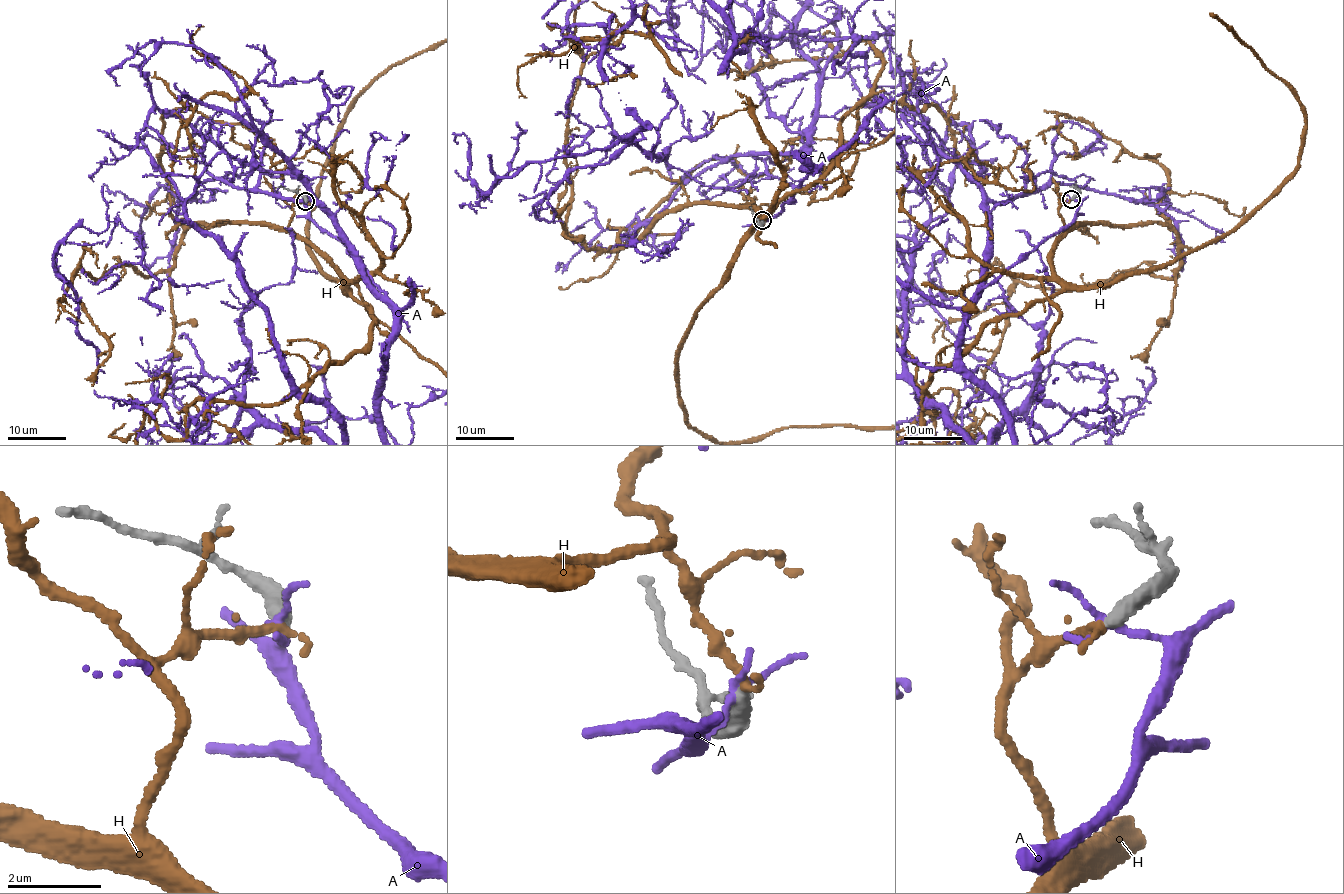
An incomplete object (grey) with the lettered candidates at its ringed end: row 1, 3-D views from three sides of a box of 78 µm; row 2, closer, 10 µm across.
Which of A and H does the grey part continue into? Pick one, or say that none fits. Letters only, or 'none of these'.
H

